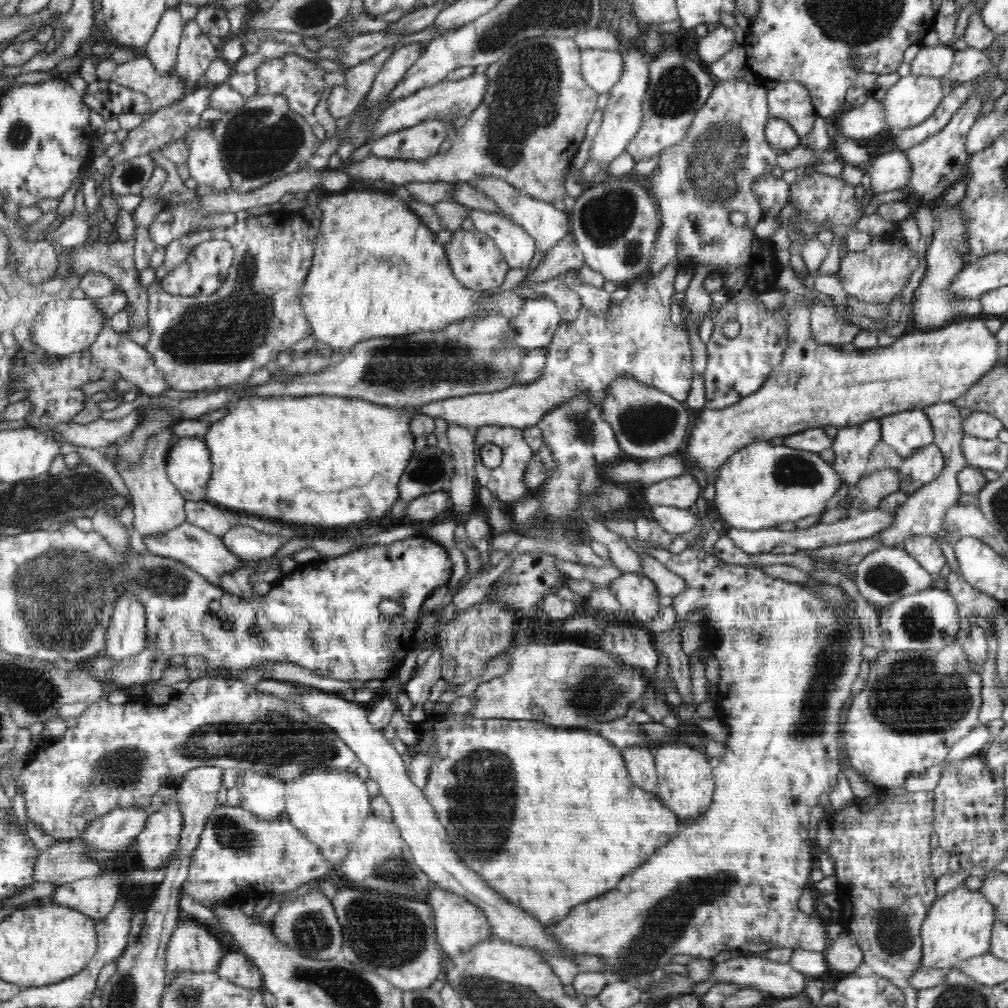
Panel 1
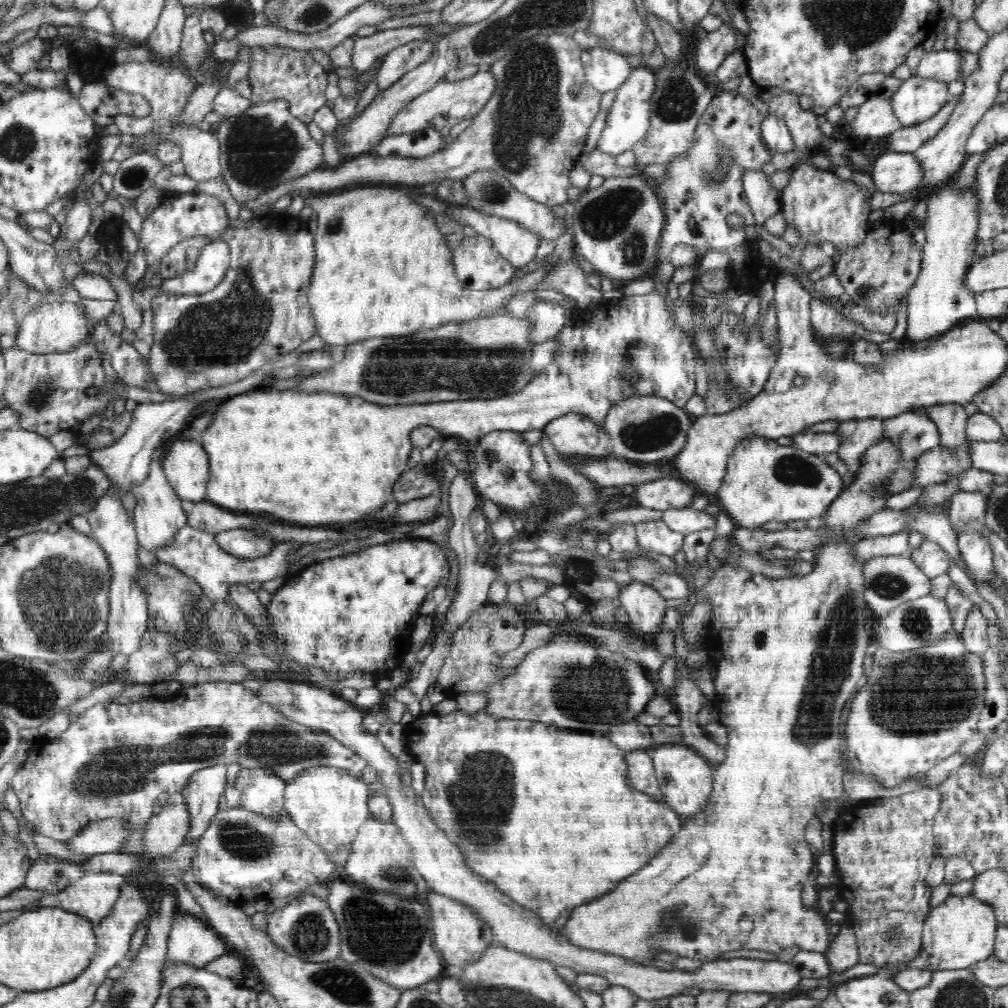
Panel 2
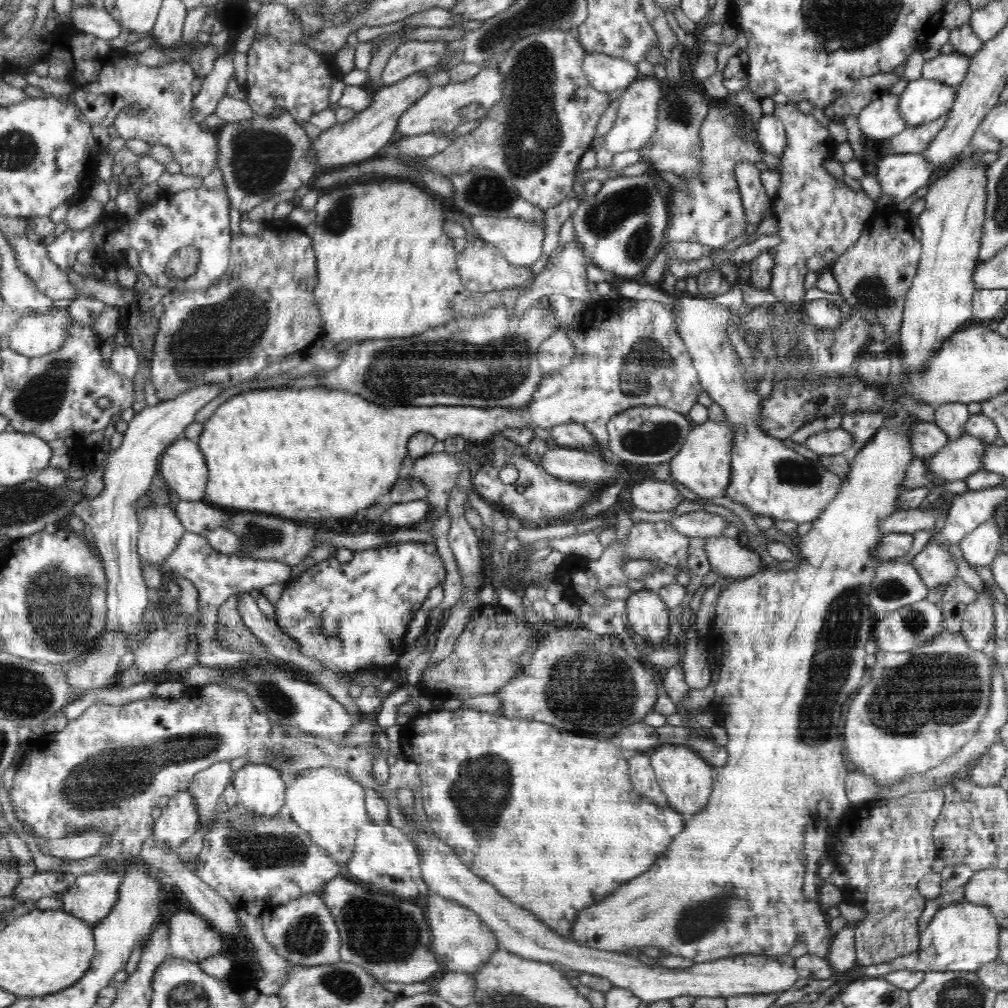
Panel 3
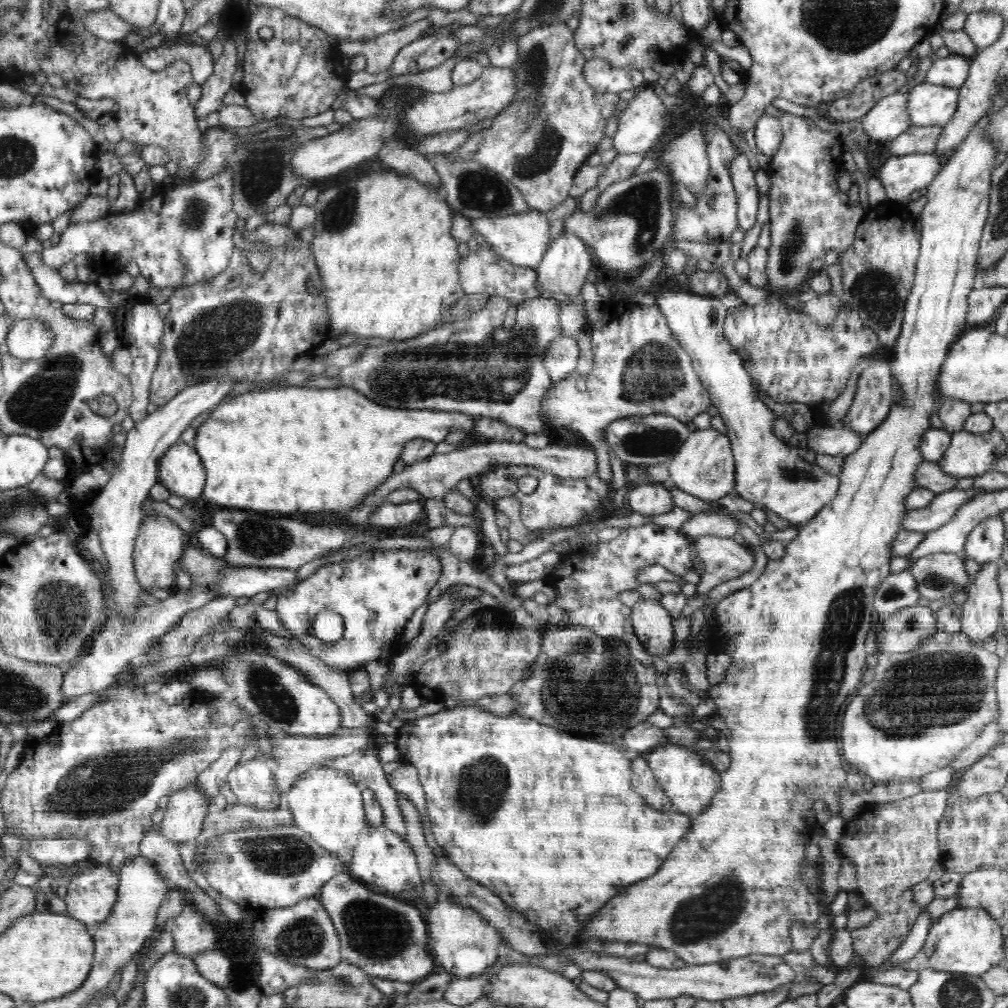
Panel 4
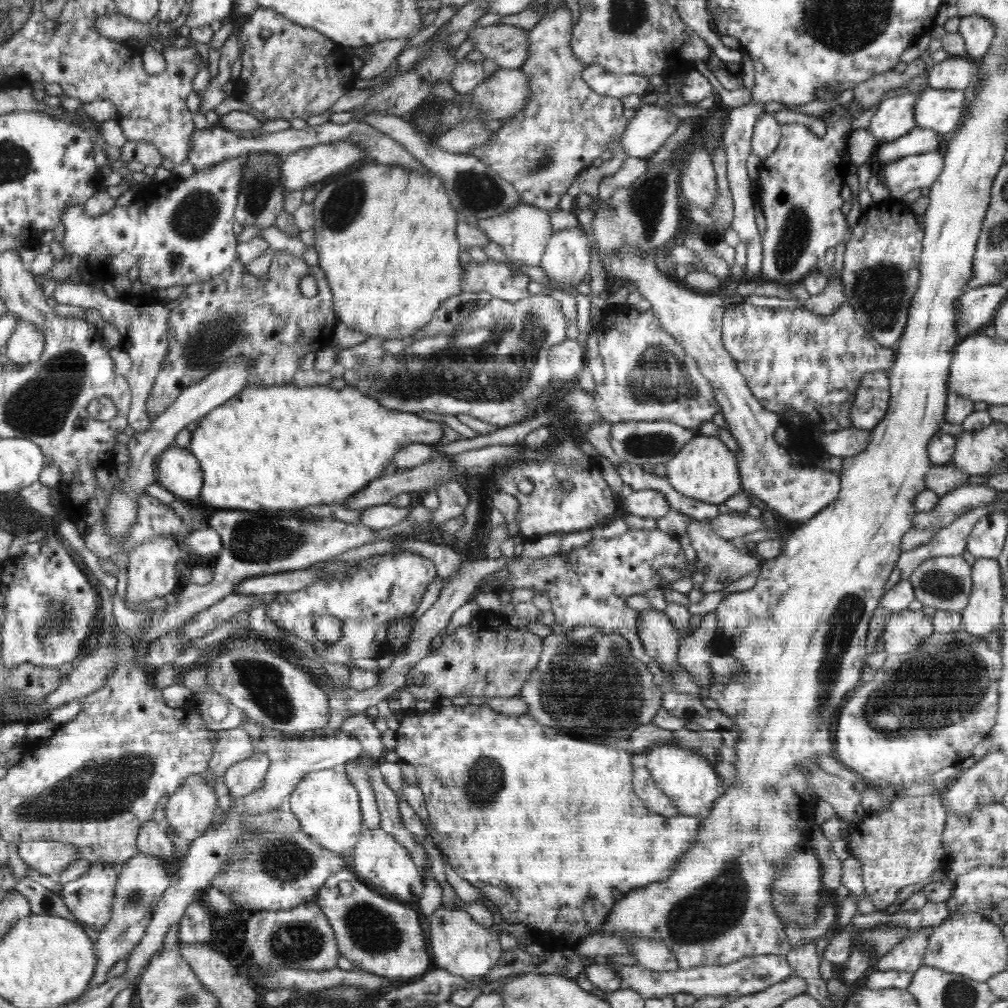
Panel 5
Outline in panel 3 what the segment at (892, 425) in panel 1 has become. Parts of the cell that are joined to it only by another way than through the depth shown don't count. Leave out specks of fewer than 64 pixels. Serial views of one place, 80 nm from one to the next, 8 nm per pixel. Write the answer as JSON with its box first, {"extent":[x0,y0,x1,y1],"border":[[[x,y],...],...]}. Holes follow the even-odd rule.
{"extent":[908,420,948,459],"border":[[[914,420],[908,437],[912,443],[914,456],[920,459],[932,458],[938,450],[942,450],[948,444],[948,435],[936,423],[928,423],[922,420]]]}

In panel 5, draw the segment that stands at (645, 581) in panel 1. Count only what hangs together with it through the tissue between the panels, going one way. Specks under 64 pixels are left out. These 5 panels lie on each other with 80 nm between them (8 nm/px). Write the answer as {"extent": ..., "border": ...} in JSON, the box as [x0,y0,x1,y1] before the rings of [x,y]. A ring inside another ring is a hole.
{"extent":[638,607,678,675],"border":[[[653,607],[649,611],[638,612],[639,638],[646,654],[656,660],[665,674],[672,675],[678,668],[678,632],[664,611]]]}

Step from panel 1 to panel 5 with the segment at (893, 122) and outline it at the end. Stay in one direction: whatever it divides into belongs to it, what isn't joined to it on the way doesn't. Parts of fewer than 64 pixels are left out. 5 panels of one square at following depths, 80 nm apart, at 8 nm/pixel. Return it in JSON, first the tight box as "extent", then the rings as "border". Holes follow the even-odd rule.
{"extent":[915,88,965,137],"border":[[[925,88],[915,109],[917,127],[932,130],[940,137],[957,130],[965,114],[965,90]]]}

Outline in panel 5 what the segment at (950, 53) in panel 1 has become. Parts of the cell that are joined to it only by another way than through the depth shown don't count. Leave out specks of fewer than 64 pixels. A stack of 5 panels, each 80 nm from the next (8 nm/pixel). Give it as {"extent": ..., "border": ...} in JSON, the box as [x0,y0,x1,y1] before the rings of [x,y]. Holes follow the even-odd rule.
{"extent":[927,56,976,90],"border":[[[949,56],[927,72],[929,88],[966,90],[975,78],[976,62],[970,58]]]}

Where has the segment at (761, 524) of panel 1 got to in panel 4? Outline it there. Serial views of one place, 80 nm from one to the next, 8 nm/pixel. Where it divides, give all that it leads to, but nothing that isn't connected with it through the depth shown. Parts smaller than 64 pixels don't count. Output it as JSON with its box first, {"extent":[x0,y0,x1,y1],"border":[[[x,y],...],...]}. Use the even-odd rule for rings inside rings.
{"extent":[646,277,840,525],"border":[[[663,277],[655,280],[646,292],[654,296],[655,304],[666,317],[671,333],[693,360],[693,369],[704,385],[704,389],[708,391],[711,404],[718,408],[719,415],[724,421],[736,467],[736,482],[732,492],[736,492],[744,500],[749,500],[756,508],[772,510],[774,514],[785,518],[792,525],[805,524],[812,520],[838,494],[840,479],[838,476],[826,473],[816,462],[809,463],[803,460],[794,452],[793,447],[774,435],[772,426],[776,422],[775,412],[759,400],[753,380],[743,366],[742,357],[725,339],[723,324],[729,310],[720,301],[720,297],[698,295],[687,289],[676,292],[665,285]]]}

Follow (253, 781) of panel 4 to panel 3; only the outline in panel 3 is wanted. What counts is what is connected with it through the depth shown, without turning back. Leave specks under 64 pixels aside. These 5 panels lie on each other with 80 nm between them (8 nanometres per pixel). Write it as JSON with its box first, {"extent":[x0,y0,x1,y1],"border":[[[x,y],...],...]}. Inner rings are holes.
{"extent":[231,763,285,817],"border":[[[246,763],[231,773],[239,805],[261,816],[272,817],[285,804],[285,777],[270,765]]]}

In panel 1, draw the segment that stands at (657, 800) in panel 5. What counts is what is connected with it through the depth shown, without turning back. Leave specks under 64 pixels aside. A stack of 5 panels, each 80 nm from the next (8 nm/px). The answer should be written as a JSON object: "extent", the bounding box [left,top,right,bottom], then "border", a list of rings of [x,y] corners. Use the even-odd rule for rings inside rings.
{"extent":[621,746,657,792],"border":[[[630,746],[621,749],[622,756],[634,786],[646,792],[657,792],[657,774],[654,754],[645,746]]]}

